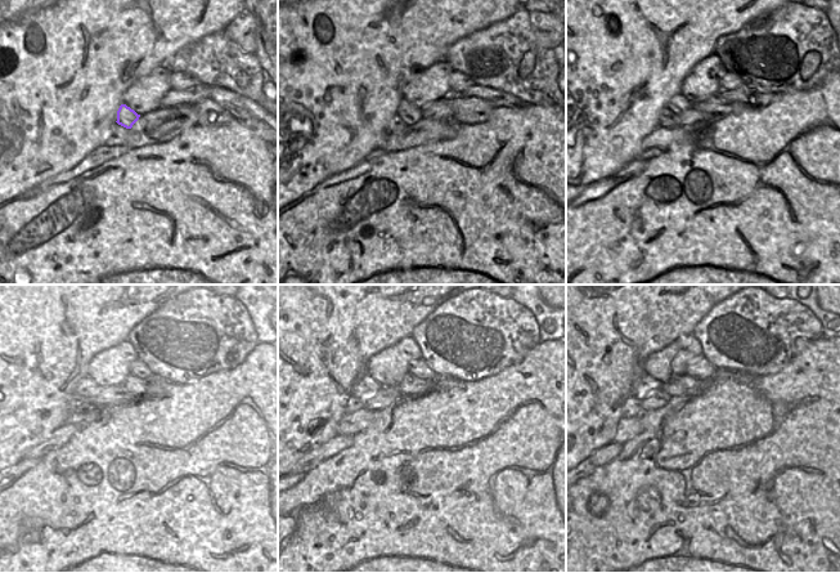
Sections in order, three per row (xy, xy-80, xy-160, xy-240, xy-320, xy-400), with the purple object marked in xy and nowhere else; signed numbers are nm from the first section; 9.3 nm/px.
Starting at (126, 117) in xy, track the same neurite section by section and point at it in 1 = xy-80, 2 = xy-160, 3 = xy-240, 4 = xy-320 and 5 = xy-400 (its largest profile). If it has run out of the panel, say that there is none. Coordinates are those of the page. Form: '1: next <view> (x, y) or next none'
1: next xy-80 (409, 113)
2: next xy-160 (678, 104)
3: next xy-240 (85, 388)
4: next xy-320 (367, 386)
5: next xy-400 (647, 385)

